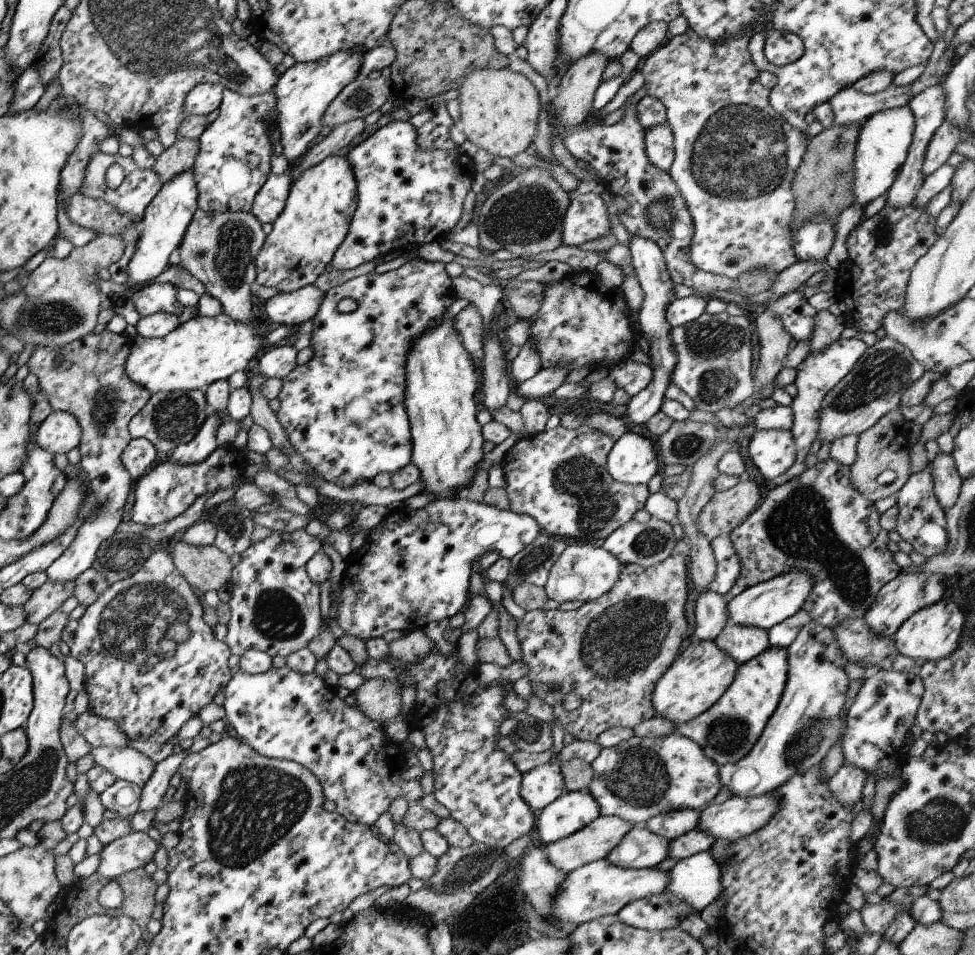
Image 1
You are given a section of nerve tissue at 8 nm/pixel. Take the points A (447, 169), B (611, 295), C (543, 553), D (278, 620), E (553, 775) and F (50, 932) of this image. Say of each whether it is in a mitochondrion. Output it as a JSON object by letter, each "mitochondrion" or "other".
{"A":"other","B":"other","C":"mitochondrion","D":"mitochondrion","E":"other","F":"other"}

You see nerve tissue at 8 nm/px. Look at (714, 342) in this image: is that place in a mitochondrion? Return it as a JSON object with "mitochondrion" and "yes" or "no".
{"mitochondrion":"yes"}

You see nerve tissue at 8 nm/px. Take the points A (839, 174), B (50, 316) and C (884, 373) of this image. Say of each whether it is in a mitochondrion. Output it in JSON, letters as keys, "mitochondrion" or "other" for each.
{"A":"mitochondrion","B":"mitochondrion","C":"mitochondrion"}

